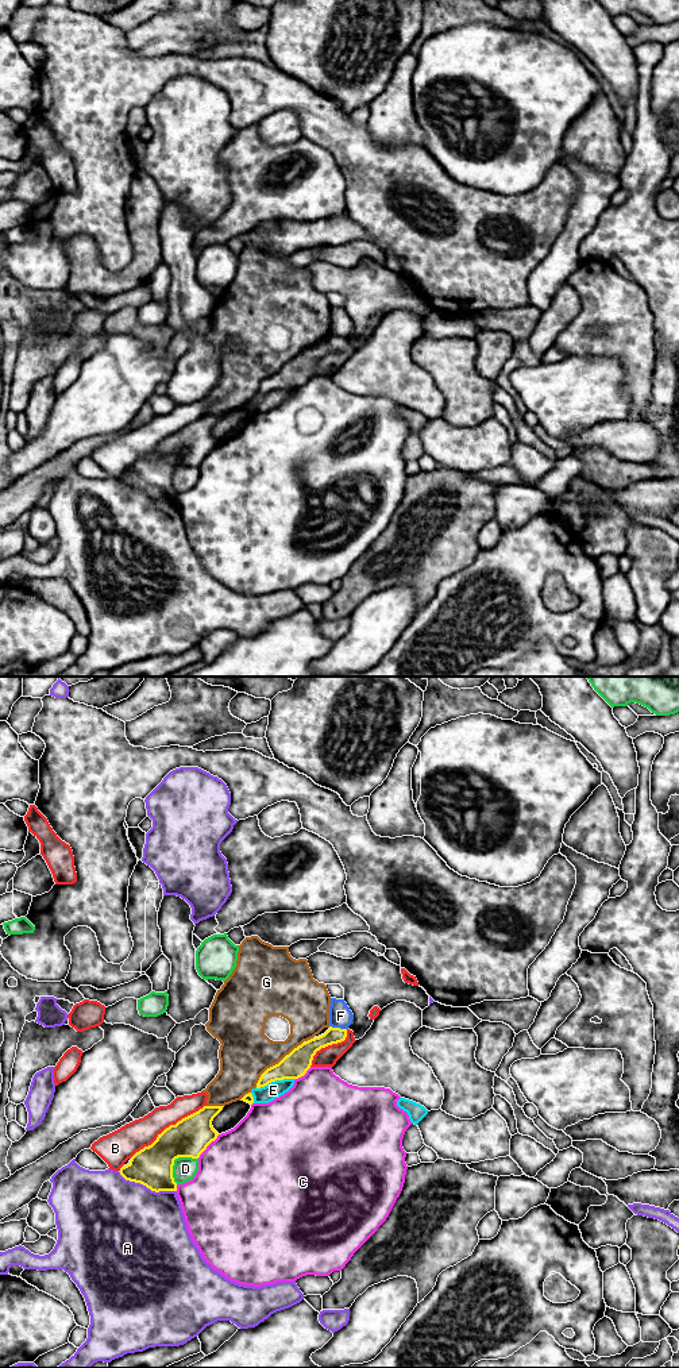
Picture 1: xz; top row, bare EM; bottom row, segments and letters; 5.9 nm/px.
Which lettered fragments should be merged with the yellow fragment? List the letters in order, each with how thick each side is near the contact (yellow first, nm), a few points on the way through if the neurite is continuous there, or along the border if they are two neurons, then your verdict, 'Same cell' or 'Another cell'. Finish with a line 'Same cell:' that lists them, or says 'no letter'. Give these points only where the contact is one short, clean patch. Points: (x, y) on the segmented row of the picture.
A: Thickness 240 nm (yellow) against 480 nm. Another cell
B: Thickness 240 nm (yellow) against 180 nm. Another cell
C: Thickness 240 nm (yellow) against 480 nm. Another cell
D: Thickness 240 nm (yellow) against 140 nm. Another cell
E: Thickness 160 nm (yellow) against 100 nm. Another cell
F: Thickness 110 nm (yellow) against 140 nm. Boundary: xz (330, 1025), (346, 1029). Another cell
G: Thickness 160 nm (yellow) against 320 nm. Another cell
Same cell: no letter

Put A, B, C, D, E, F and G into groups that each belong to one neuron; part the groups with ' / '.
A / B / C / D / E / F / G

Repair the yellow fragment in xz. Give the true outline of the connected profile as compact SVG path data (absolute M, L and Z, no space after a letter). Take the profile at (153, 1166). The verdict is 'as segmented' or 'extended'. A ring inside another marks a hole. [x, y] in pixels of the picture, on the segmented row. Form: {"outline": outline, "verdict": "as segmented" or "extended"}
{"outline": "M204 1106L198 1111L182 1118L175 1125L170 1125L157 1140L136 1152L130 1163L120 1168L120 1175L130 1182L140 1183L151 1191L177 1191L177 1183L173 1178L174 1160L178 1157L198 1159L207 1147L215 1141L219 1133L213 1129L213 1118L223 1110L224 1106Z", "verdict": "as segmented"}

